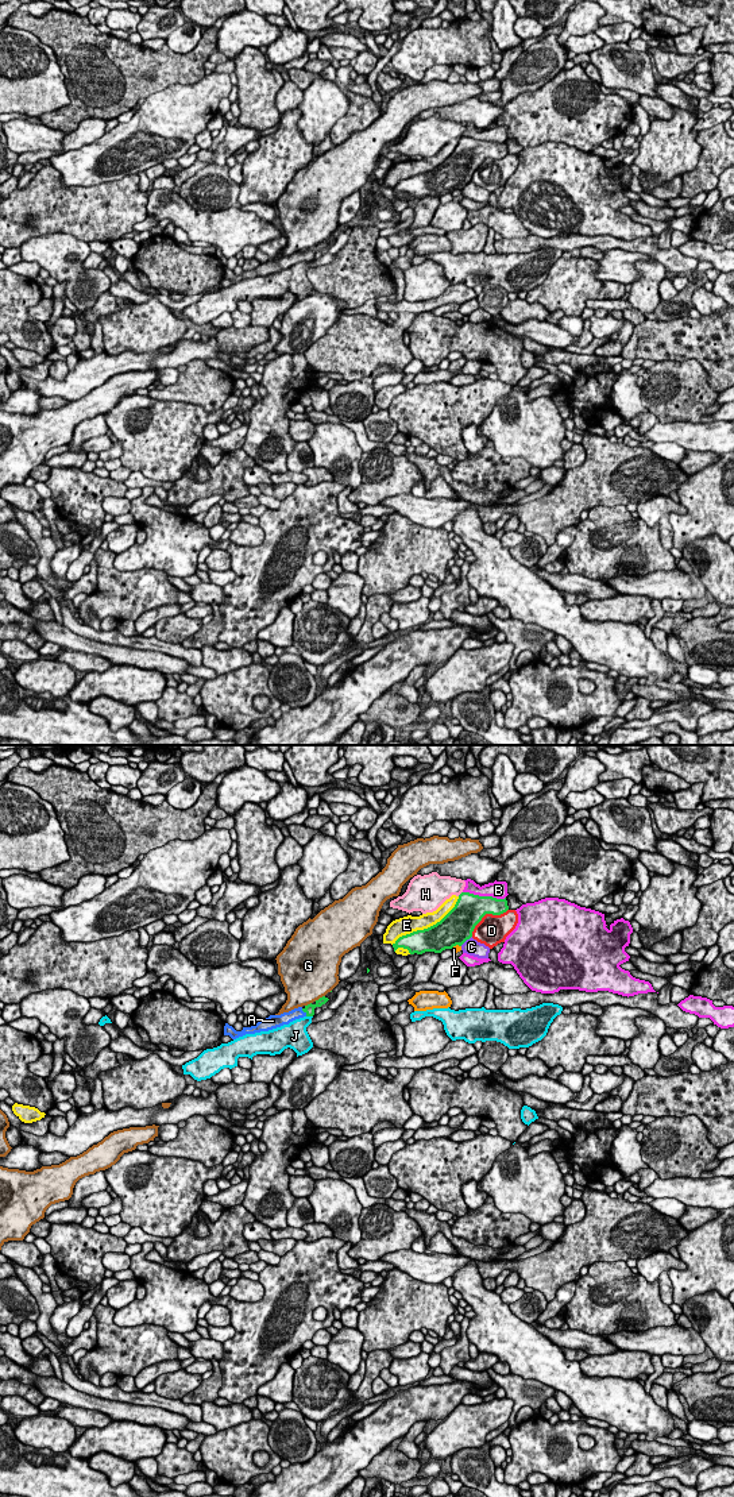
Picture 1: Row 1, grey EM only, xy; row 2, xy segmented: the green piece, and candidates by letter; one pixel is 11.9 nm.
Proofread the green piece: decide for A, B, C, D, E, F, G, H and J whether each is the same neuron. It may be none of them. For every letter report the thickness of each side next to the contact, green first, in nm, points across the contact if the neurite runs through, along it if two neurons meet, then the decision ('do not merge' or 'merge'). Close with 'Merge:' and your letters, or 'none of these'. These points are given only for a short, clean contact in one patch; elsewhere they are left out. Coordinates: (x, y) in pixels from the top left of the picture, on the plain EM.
A: 120/140 nm | across xy (309, 253), (304, 255), (285, 262) | merge
B: 360/200 nm | do not merge
C: 380/200 nm | along xy (471, 180), (460, 189) | do not merge
D: 360/360 nm | do not merge
E: 340/200 nm | do not merge
F: 380/90 nm | do not merge
G: 120/500 nm | do not merge
H: 360/300 nm | do not merge
J: 120/260 nm | along xy (306, 259), (312, 261) | do not merge
Merge: A

